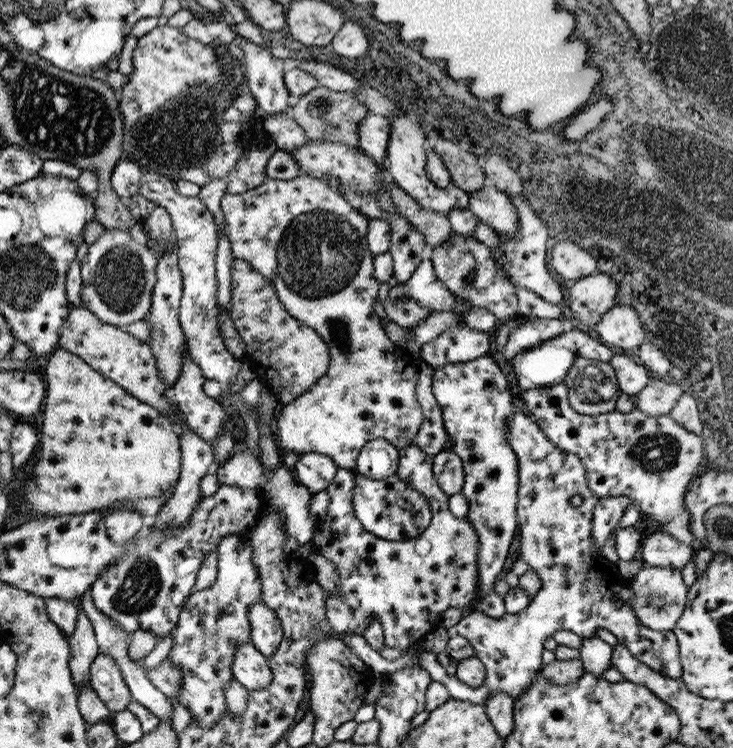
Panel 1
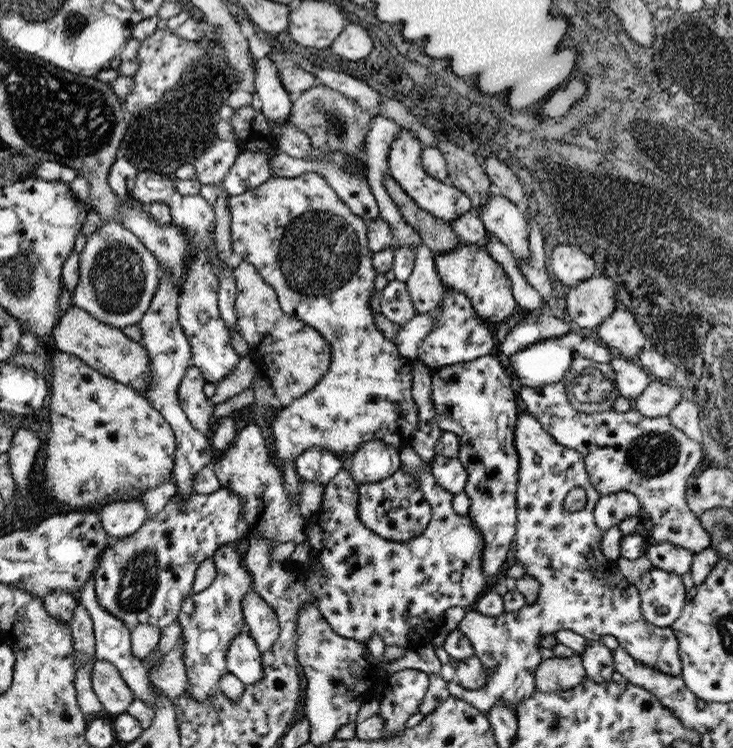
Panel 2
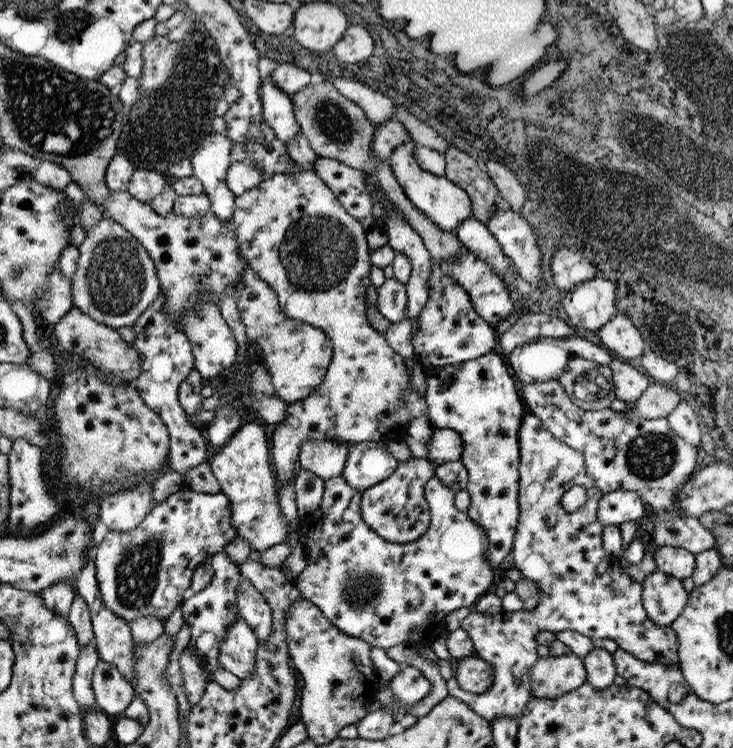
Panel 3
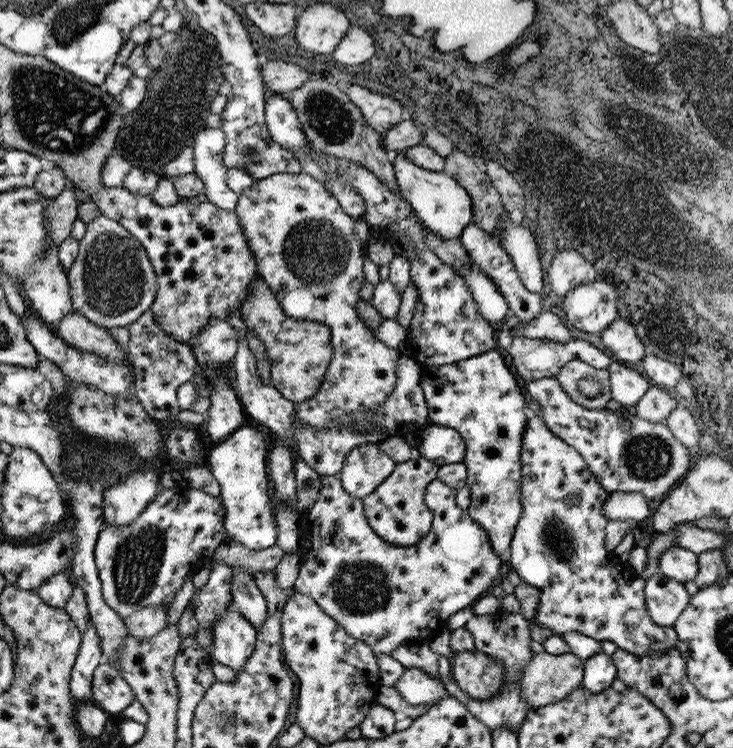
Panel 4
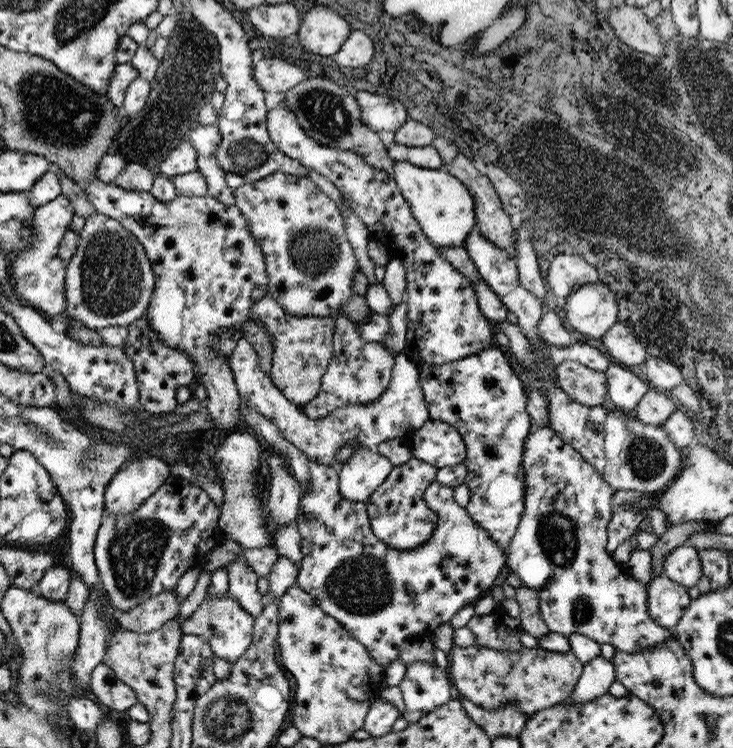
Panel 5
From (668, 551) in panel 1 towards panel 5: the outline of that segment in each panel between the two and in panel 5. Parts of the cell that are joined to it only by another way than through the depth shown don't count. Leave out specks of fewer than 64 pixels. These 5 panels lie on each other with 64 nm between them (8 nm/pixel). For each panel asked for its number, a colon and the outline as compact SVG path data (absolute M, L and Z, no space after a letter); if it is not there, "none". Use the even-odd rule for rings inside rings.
2: M653 540L647 546L645 556L653 564L653 568L675 572L679 576L689 572L691 558L693 558L693 554L687 548L675 546L671 542L653 542Z
3: M661 546L653 554L657 572L665 572L669 576L675 576L679 580L691 578L693 574L693 560L695 554L691 554L685 548L675 548L675 546Z
4: M675 546L659 556L659 572L677 582L693 582L697 576L697 554L687 548Z
5: M683 544L675 550L671 550L663 558L663 576L671 578L673 582L687 588L687 592L697 586L701 578L701 566L697 560L697 550L689 544Z

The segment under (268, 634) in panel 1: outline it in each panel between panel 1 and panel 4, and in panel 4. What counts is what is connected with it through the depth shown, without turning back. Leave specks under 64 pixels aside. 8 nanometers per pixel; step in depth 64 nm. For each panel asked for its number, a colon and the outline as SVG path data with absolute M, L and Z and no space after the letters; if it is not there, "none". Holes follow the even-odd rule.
2: M255 590L243 598L243 622L249 630L249 636L255 638L259 652L271 650L279 636L279 624L273 610L257 596Z
3: M245 576L241 578L235 600L239 606L239 620L245 620L247 626L255 630L255 638L259 638L259 646L263 646L271 636L271 610L267 602L263 602L261 594Z
4: M233 568L233 586L231 586L231 606L235 612L243 614L259 632L263 620L267 620L267 602L263 600L253 576L243 568Z

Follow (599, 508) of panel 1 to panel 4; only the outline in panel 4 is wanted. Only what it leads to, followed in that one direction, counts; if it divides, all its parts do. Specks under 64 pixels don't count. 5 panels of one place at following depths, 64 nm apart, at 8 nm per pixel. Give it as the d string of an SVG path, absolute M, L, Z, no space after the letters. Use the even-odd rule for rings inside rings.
M611 492L603 504L609 522L615 520L641 520L653 514L653 504L639 492Z

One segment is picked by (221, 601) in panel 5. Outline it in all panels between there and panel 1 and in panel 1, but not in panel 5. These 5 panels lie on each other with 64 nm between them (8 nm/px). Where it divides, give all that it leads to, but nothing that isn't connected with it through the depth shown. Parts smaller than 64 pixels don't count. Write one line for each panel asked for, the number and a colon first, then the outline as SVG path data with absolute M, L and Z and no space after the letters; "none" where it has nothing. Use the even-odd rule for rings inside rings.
1: M251 640L237 650L231 668L235 682L241 684L247 692L267 688L273 678L271 668L267 666L267 658L255 650L255 646L251 646Z
2: M243 630L233 642L229 642L227 652L227 672L235 676L241 684L257 684L263 680L263 660L261 652L255 646L255 638L249 636L249 630Z
3: M237 618L227 628L219 648L221 648L219 666L231 672L241 682L249 680L255 668L255 658L259 648L259 638L255 638L255 630L251 630L251 626L247 626L245 620Z
4: M227 610L219 620L213 620L211 638L213 662L231 668L233 674L241 672L257 646L255 626L235 610Z

